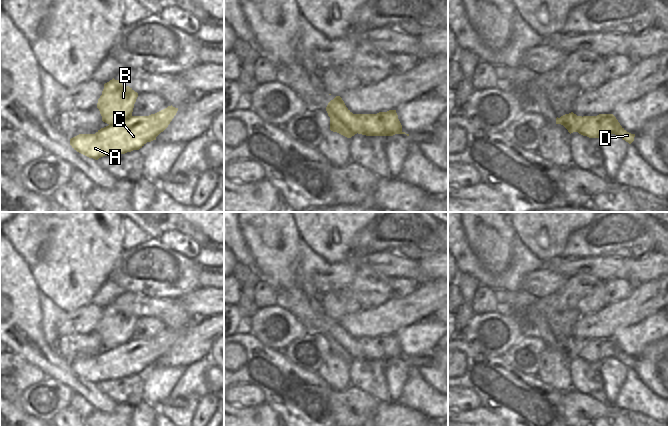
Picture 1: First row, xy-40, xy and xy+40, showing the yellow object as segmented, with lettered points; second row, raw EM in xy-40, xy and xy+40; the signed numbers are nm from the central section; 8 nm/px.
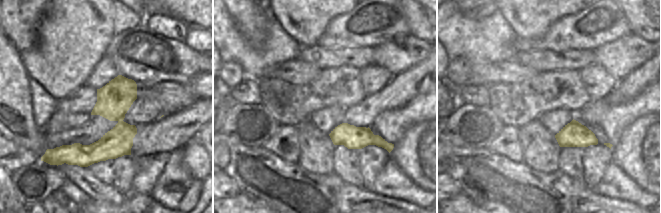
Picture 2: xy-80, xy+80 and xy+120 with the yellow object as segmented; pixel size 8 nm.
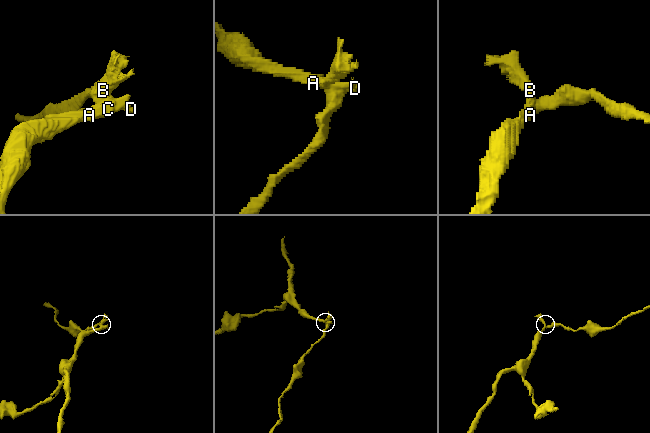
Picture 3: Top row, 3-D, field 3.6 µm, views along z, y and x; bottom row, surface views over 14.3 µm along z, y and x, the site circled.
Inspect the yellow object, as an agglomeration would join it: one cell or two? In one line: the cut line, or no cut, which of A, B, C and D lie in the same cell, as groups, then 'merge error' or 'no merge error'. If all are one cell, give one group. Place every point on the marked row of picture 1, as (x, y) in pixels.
xy+40 (582, 117), (596, 118), (599, 121), (599, 129), (605, 134) | A C D / B | merge error

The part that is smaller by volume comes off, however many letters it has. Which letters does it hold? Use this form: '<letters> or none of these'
B.

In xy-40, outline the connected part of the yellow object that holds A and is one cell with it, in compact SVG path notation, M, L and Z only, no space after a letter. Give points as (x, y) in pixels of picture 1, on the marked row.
M171 105L149 116L132 116L101 128L95 134L79 134L70 139L70 145L77 152L95 160L139 150L147 142L156 140L177 111L178 108Z

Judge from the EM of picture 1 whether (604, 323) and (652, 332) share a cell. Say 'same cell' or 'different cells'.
different cells

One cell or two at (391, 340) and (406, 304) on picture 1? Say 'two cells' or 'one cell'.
one cell

